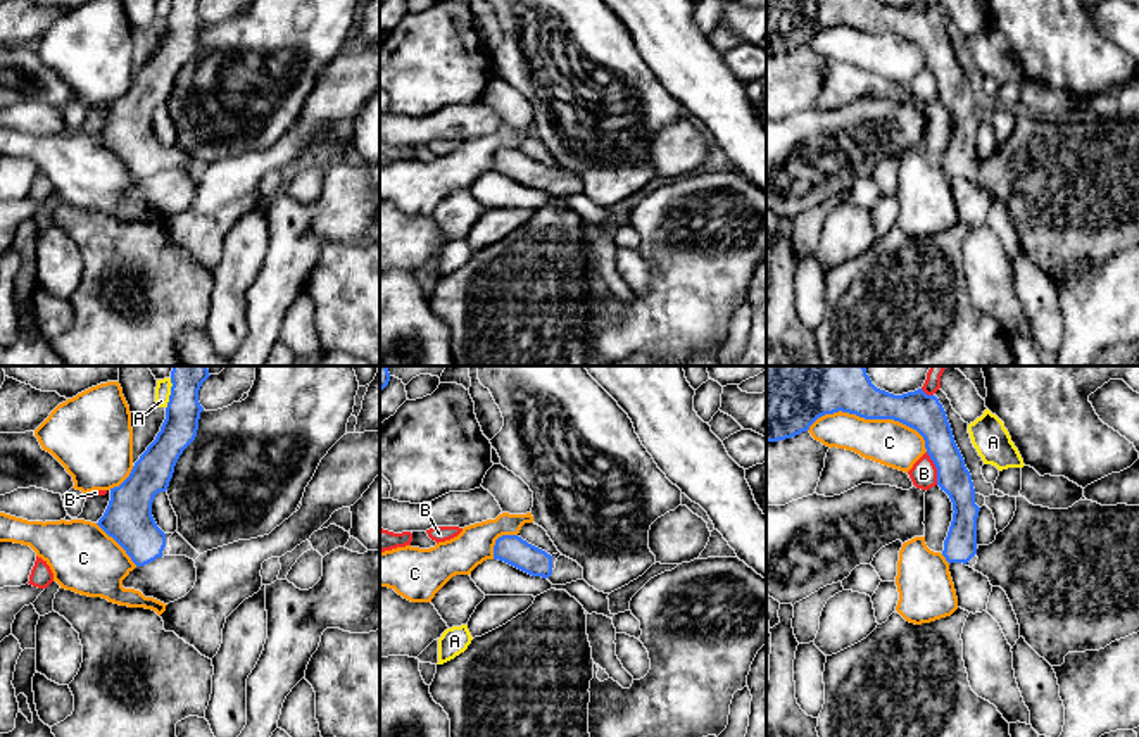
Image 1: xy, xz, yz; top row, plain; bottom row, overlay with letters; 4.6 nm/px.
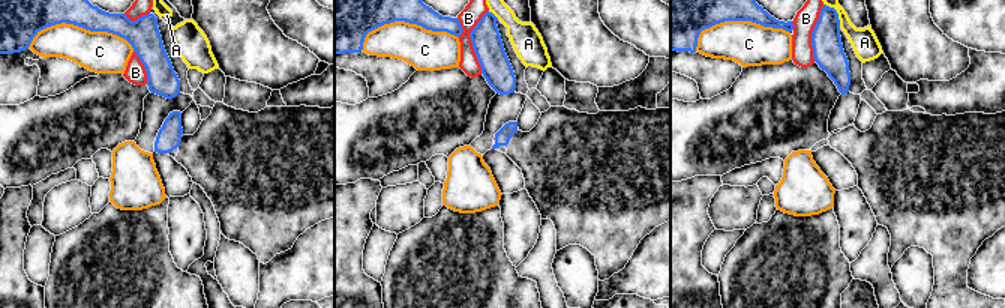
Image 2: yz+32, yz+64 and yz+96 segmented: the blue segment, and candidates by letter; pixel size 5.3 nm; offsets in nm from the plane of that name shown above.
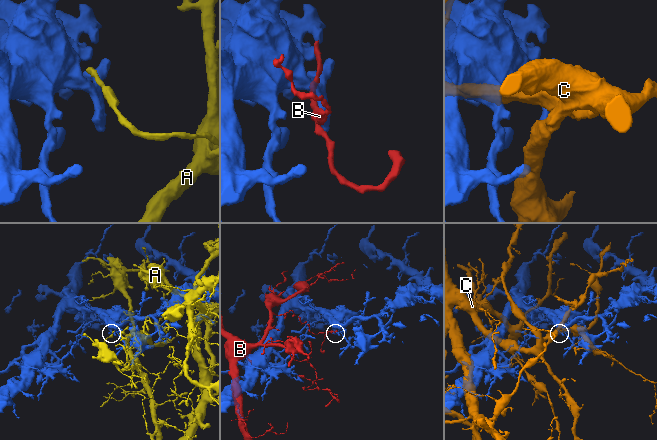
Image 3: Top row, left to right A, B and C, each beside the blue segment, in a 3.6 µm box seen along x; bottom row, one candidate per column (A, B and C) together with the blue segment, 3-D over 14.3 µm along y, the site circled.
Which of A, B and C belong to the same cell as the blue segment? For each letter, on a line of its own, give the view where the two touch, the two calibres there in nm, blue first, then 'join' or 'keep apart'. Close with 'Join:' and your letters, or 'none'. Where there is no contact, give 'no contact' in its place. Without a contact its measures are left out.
A: xy | 160/80 nm | keep apart
B: yz | 170/130 nm | keep apart
C: yz | 300/220 nm | keep apart
Join: none

